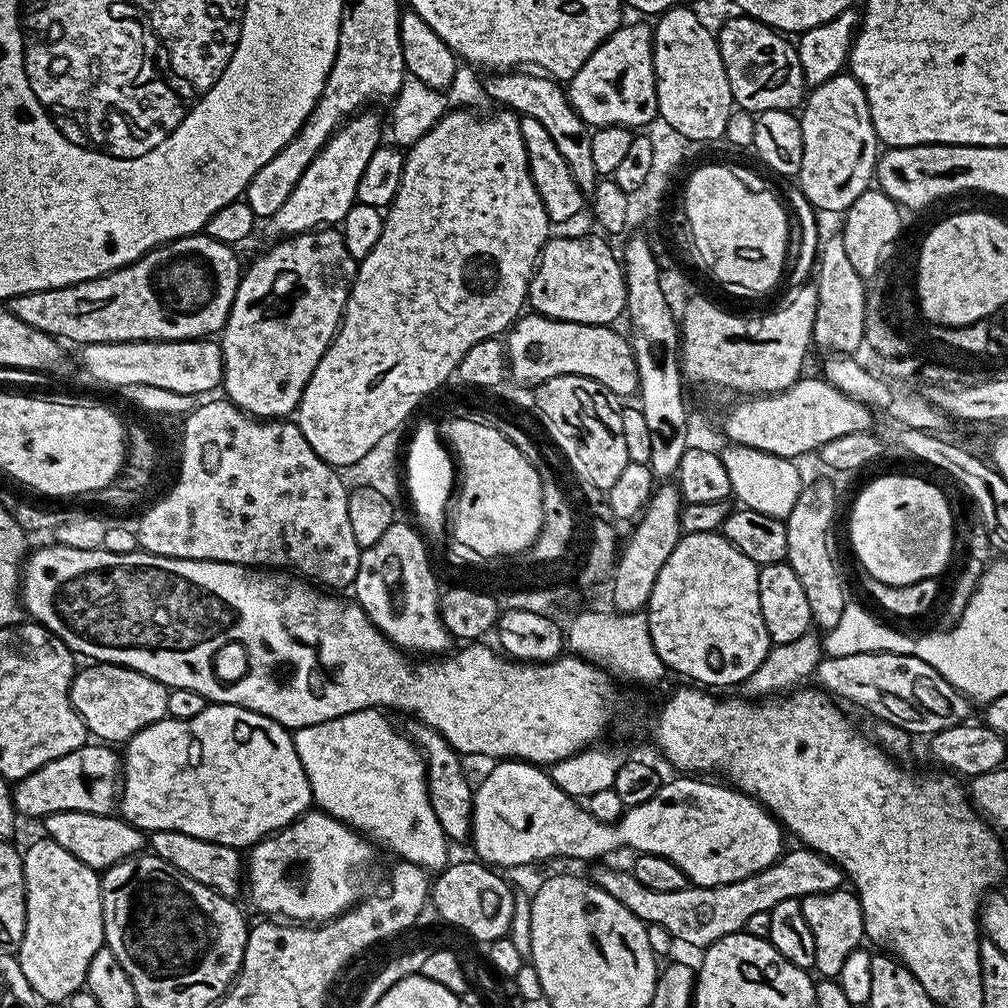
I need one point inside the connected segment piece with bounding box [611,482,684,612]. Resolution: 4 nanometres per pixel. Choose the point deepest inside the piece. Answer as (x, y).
(658, 529)

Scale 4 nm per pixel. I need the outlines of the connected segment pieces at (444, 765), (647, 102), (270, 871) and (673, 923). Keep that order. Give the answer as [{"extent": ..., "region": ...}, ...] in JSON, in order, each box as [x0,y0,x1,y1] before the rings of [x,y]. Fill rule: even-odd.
[{"extent":[406,719,474,841],"region":[[[409,719],[406,735],[424,758],[424,767],[428,770],[428,797],[430,806],[434,810],[434,818],[438,818],[440,831],[448,837],[449,841],[467,841],[472,835],[472,797],[474,795],[473,781],[468,781],[468,776],[464,773],[465,761],[461,753],[452,749],[450,742],[442,738],[438,730],[426,726],[420,720]]]},{"extent":[566,24,658,130],"region":[[[627,24],[605,38],[566,84],[568,100],[593,129],[622,126],[640,130],[643,124],[655,121],[658,116],[656,75],[652,65],[653,29],[644,24]]]},{"extent":[246,810,372,922],"region":[[[309,810],[289,827],[252,845],[246,856],[246,896],[248,892],[258,911],[288,922],[307,921],[308,912],[304,908],[332,908],[331,915],[340,916],[352,905],[359,904],[365,895],[363,884],[368,880],[368,867],[372,864],[371,847],[361,833],[343,820],[336,820],[327,812]]]},{"extent":[590,846,846,950],"region":[[[796,846],[796,849],[785,851],[779,860],[775,860],[766,870],[758,870],[758,874],[750,874],[738,882],[719,884],[713,888],[697,888],[689,886],[682,890],[650,890],[650,886],[642,886],[631,871],[619,872],[616,868],[600,868],[590,876],[606,894],[618,898],[630,914],[634,914],[643,924],[662,926],[672,935],[673,941],[693,944],[697,950],[718,942],[735,932],[743,932],[746,921],[753,914],[771,912],[778,902],[787,900],[803,900],[810,894],[826,894],[845,883],[846,877],[840,865],[826,859],[822,854],[810,848]]]}]

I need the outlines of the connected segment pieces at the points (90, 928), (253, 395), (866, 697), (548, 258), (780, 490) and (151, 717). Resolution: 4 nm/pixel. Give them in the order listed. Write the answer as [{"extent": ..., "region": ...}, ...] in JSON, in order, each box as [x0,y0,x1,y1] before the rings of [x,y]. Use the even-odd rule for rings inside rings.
[{"extent":[18,839,105,1002],"region":[[[39,839],[22,852],[26,914],[18,959],[26,982],[41,1001],[66,1002],[85,987],[90,958],[105,947],[100,876],[97,869],[74,858],[70,850],[62,850],[58,842]]]},{"extent":[218,226,358,420],"region":[[[332,226],[280,238],[273,244],[276,245],[262,253],[249,268],[247,265],[241,275],[228,321],[218,336],[220,357],[224,359],[223,395],[249,416],[262,420],[288,418],[295,413],[306,382],[314,374],[314,366],[318,366],[344,318],[344,307],[358,267],[350,250],[346,250],[344,235]]]},{"extent":[814,652,973,738],"region":[[[863,652],[821,659],[814,680],[823,691],[865,708],[877,721],[893,724],[913,737],[931,738],[950,726],[969,719],[973,705],[969,697],[946,682],[930,662],[904,652]],[[841,696],[841,697],[840,697]],[[844,699],[844,700],[843,700]],[[969,704],[969,705],[968,705]]]},{"extent":[527,236,628,325],"region":[[[560,236],[557,240],[556,237],[549,239],[544,249],[540,251],[540,262],[528,283],[527,303],[533,313],[548,316],[552,320],[615,325],[617,323],[615,320],[625,315],[628,306],[621,257],[617,253],[615,256],[611,246],[596,236]]]},{"extent":[720,443,804,519],"region":[[[729,443],[726,446],[725,449],[721,449],[720,457],[730,477],[735,499],[738,498],[743,507],[770,514],[771,517],[787,519],[804,485],[804,478],[801,478],[795,465],[797,463],[789,457],[772,455],[741,444]]]},{"extent":[70,662,170,742],"region":[[[92,662],[87,666],[72,677],[70,698],[74,710],[97,741],[126,742],[138,730],[168,716],[166,698],[170,690],[162,682],[121,664]]]}]

